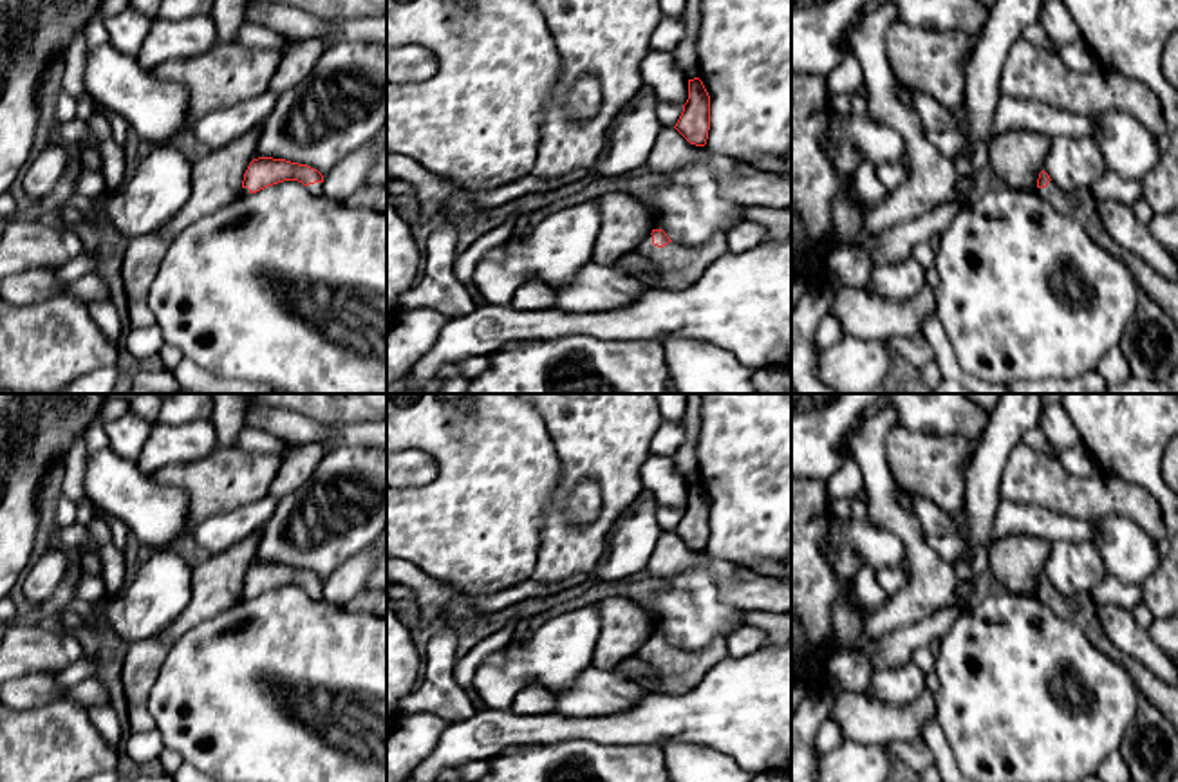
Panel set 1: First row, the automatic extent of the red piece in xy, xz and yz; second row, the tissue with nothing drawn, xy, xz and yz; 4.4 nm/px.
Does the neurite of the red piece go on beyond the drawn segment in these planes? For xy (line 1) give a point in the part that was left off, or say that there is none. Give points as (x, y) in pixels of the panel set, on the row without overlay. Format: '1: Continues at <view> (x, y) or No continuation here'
1: Continues at xy (317, 593)

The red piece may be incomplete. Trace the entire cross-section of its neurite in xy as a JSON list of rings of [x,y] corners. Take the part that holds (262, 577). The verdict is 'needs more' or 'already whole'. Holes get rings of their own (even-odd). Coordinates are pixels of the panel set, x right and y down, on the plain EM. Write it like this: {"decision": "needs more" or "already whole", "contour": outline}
{"decision": "needs more", "contour": [[[258,562],[249,567],[244,578],[240,601],[284,585],[298,585],[313,600],[323,598],[323,580],[318,574],[285,563]]]}

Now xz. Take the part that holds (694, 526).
{"decision": "already whole", "contour": [[[699,482],[688,484],[688,504],[674,533],[690,549],[706,549],[710,535],[710,500]]]}

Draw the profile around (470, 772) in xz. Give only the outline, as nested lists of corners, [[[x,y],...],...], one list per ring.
[[[491,759],[490,760],[475,760],[475,762],[466,762],[459,768],[459,777],[463,782],[477,782],[481,780],[491,768]]]

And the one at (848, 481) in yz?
[[[849,457],[842,468],[829,479],[826,497],[831,504],[840,498],[851,498],[864,493],[864,477],[858,462]]]

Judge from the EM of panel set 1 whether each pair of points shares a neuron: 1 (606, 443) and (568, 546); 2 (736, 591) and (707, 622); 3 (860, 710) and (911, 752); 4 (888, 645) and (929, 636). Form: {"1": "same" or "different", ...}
{"1": "same", "2": "different", "3": "different", "4": "same"}

